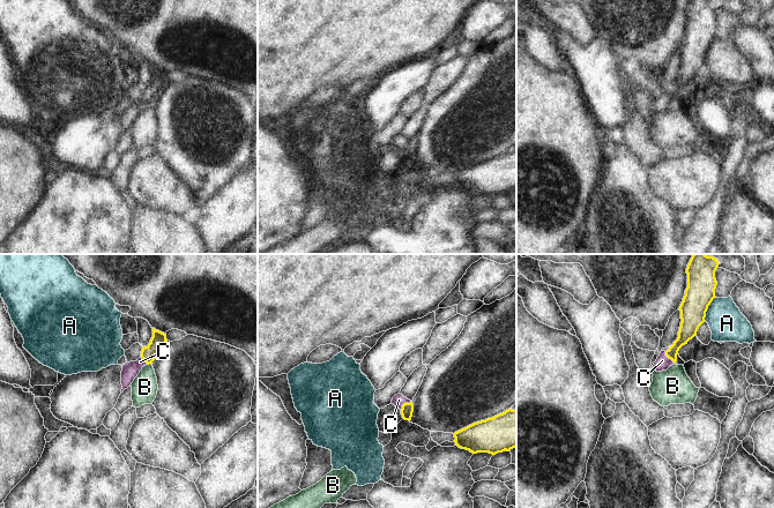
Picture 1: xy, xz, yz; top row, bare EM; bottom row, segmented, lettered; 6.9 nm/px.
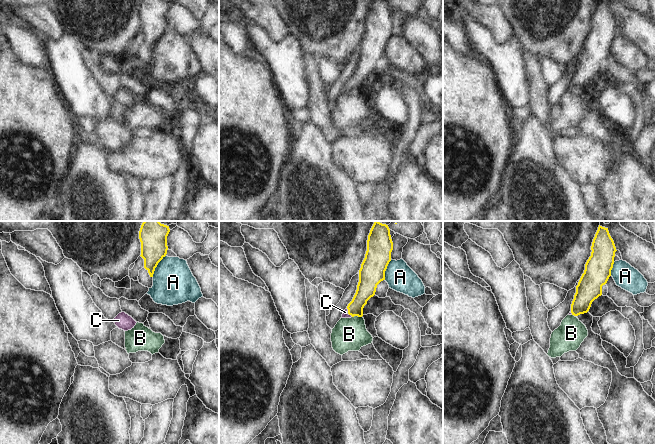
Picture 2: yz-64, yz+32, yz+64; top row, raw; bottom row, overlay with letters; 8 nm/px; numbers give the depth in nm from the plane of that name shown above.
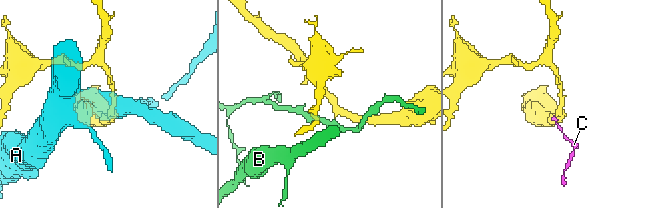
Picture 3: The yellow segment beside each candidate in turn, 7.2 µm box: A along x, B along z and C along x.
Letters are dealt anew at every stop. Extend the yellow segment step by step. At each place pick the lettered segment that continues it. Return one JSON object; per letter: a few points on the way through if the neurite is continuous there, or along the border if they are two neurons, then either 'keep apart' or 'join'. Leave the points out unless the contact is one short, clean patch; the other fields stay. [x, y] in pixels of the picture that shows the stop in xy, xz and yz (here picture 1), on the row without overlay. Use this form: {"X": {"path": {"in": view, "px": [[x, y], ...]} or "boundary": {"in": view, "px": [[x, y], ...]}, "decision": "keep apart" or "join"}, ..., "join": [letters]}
{"A": {"decision": "keep apart"}, "B": {"boundary": {"in": "xy", "px": [[150, 104], [148, 106]]}, "decision": "keep apart"}, "C": {"path": {"in": "yz", "px": [[687, 72], [669, 99], [663, 104]]}, "decision": "join"}, "join": ["C"]}

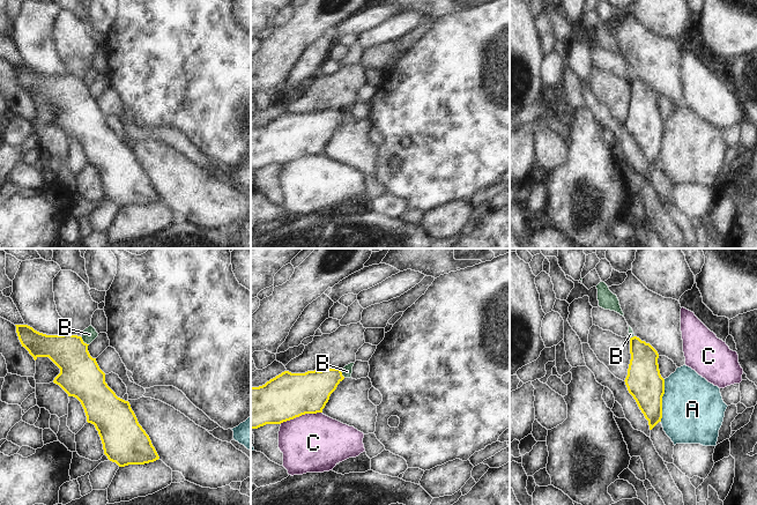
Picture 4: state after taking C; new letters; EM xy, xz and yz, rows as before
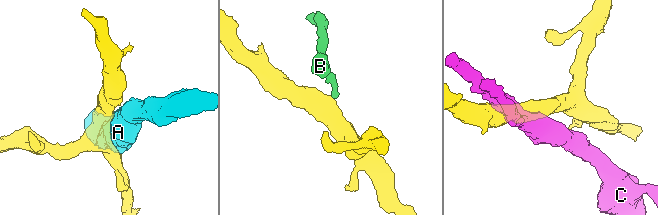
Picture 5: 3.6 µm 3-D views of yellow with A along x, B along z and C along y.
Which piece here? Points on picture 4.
{"A": {"decision": "keep apart"}, "B": {"boundary": {"in": "xy", "px": [[81, 79], [88, 86]]}, "decision": "keep apart"}, "C": {"decision": "keep apart"}, "join": []}

